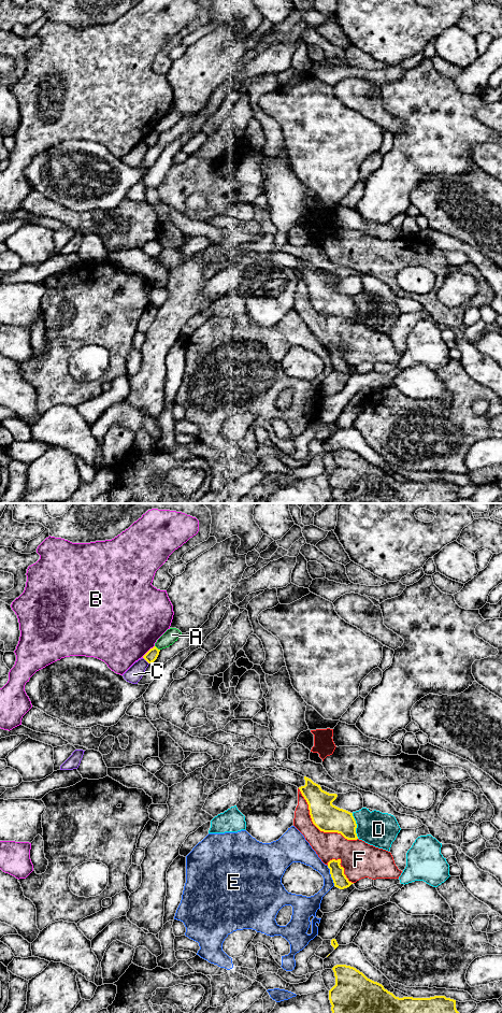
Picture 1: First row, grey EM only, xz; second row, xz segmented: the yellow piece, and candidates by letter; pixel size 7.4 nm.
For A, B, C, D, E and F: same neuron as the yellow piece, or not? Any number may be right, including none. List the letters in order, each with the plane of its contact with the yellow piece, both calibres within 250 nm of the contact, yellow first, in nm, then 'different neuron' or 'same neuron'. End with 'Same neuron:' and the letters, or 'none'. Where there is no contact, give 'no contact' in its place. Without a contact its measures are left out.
A: meets yellow in xz; 90 nm thick on the yellow side, 100 nm on the other; different neuron
B: meets yellow in xz; 90 nm thick on the yellow side, 500 nm on the other; different neuron
C: meets yellow in xz; 90 nm thick on the yellow side, 120 nm on the other; different neuron
D: meets yellow in xz; 220 nm thick on the yellow side, 260 nm on the other; different neuron
E: meets yellow in xz; 110 nm thick on the yellow side, 140 nm on the other; different neuron
F: meets yellow in xz; 220 nm thick on the yellow side, 200 nm on the other; different neuron
Same neuron: none

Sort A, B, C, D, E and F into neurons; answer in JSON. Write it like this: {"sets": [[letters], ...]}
{"sets": [["A"], ["B"], ["C"], ["D"], ["E"], ["F"]]}

